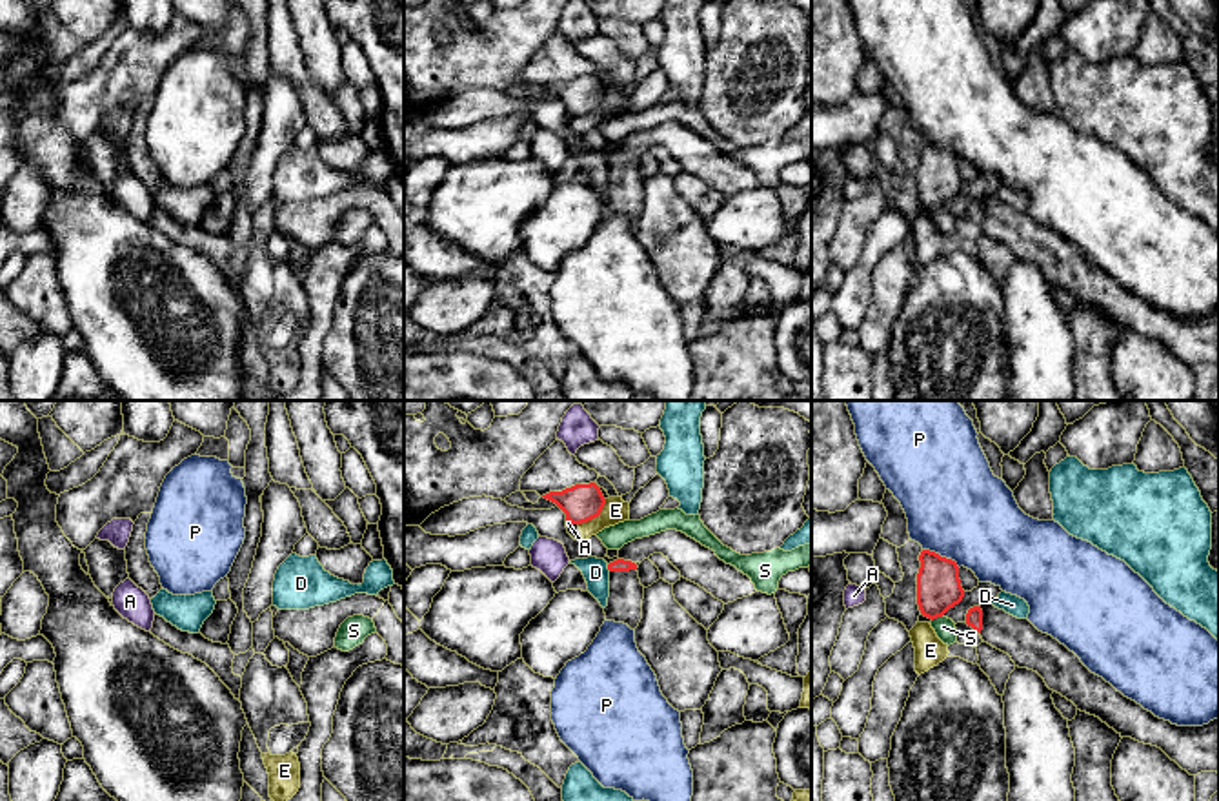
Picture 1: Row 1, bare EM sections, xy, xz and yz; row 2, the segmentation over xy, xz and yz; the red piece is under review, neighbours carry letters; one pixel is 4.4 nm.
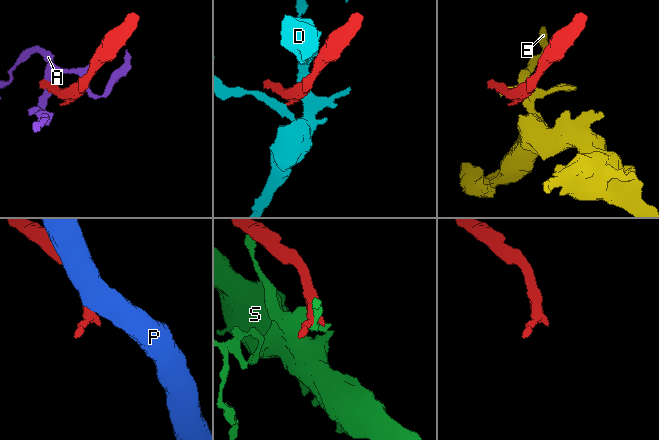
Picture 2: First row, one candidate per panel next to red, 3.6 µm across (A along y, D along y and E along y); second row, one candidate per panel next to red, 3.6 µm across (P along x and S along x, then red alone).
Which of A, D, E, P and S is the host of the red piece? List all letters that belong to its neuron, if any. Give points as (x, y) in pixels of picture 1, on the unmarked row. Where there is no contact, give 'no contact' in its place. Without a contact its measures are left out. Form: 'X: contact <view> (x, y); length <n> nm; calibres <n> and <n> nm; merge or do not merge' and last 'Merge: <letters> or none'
A: contact xz (570, 113); length 40 nm; calibres 170 and 20 nm; do not merge
D: contact xz (608, 161); length 40 nm; calibres 60 and 120 nm; do not merge
E: contact xz (595, 108); length 170 nm; calibres 170 and 110 nm; do not merge
P: contact yz (939, 148); length 190 nm; calibres 190 and 440 nm; do not merge
S: contact yz (937, 208); length 70 nm; calibres 190 and 90 nm; do not merge
Merge: none

